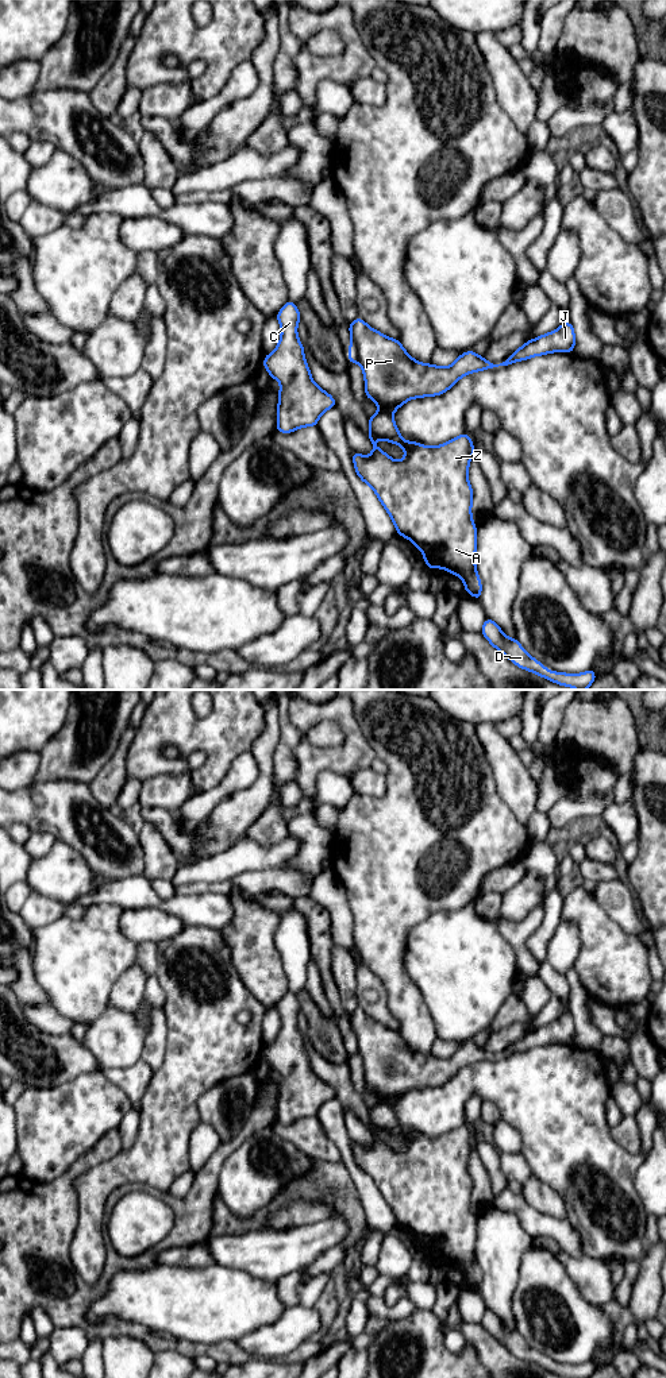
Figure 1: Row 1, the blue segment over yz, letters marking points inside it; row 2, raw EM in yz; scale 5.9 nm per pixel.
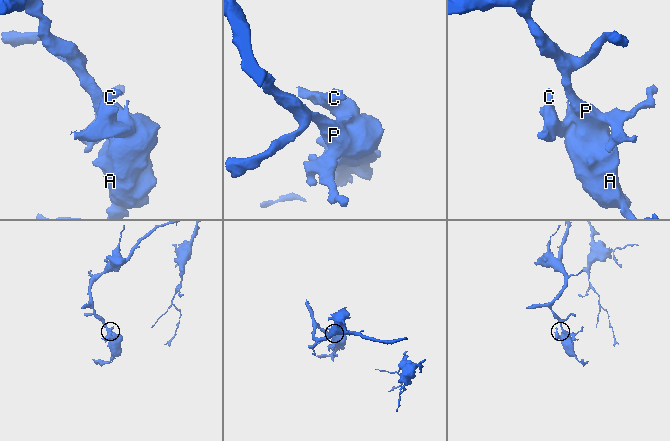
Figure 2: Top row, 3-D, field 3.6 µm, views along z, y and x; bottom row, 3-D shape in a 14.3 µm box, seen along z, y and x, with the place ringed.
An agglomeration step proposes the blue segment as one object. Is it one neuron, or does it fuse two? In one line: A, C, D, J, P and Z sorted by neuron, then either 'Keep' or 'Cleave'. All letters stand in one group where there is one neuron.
Groups: A D J P Z / C. Cleave

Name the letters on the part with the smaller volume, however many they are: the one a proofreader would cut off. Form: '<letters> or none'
C

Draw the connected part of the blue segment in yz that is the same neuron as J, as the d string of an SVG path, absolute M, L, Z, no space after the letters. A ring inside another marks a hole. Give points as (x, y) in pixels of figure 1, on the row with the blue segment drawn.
M359 316L349 331L365 377L366 398L378 405L378 413L367 422L373 451L367 458L353 451L355 472L373 489L397 533L421 551L428 571L444 568L450 575L458 575L466 592L480 602L477 526L471 517L473 489L467 479L476 451L471 439L463 432L438 447L405 441L393 413L412 398L446 393L467 374L503 368L550 352L574 352L574 328L565 321L558 329L524 343L497 364L470 350L449 367L412 359L399 339L370 328ZM377 439L400 445L405 459L393 460L376 445Z

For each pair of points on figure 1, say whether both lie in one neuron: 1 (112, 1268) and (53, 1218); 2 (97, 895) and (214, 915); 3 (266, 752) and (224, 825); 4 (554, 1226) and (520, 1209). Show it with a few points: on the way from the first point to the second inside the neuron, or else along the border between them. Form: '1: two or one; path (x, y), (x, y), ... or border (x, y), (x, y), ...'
1: one; path (88, 1289), (72, 1289), (53, 1270), (53, 1246)
2: one; path (126, 895), (143, 895), (166, 906), (185, 906)
3: one; path (265, 769), (264, 786), (242, 807)
4: one; path (546, 1226), (536, 1224), (528, 1216)

